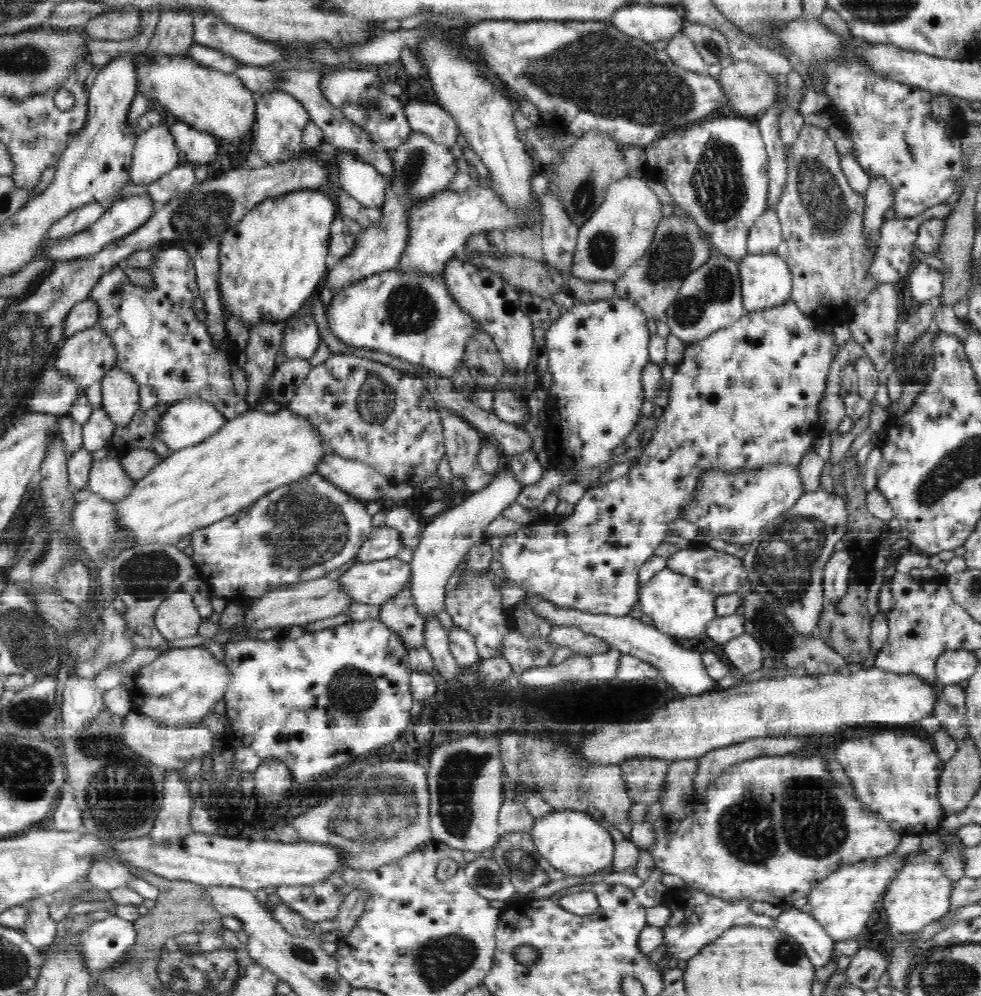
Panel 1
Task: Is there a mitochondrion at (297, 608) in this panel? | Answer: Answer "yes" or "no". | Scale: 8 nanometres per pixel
no

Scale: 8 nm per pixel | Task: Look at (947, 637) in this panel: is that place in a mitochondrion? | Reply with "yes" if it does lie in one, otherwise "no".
no

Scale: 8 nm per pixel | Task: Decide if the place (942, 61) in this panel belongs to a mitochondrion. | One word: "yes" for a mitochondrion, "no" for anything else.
no

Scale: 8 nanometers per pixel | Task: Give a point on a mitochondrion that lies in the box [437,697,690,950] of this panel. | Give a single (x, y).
(519, 862)

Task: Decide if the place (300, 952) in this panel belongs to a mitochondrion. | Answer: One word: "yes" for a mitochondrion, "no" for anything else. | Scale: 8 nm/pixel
yes

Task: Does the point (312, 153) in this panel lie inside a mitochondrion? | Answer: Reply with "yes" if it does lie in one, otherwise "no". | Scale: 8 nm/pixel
no

